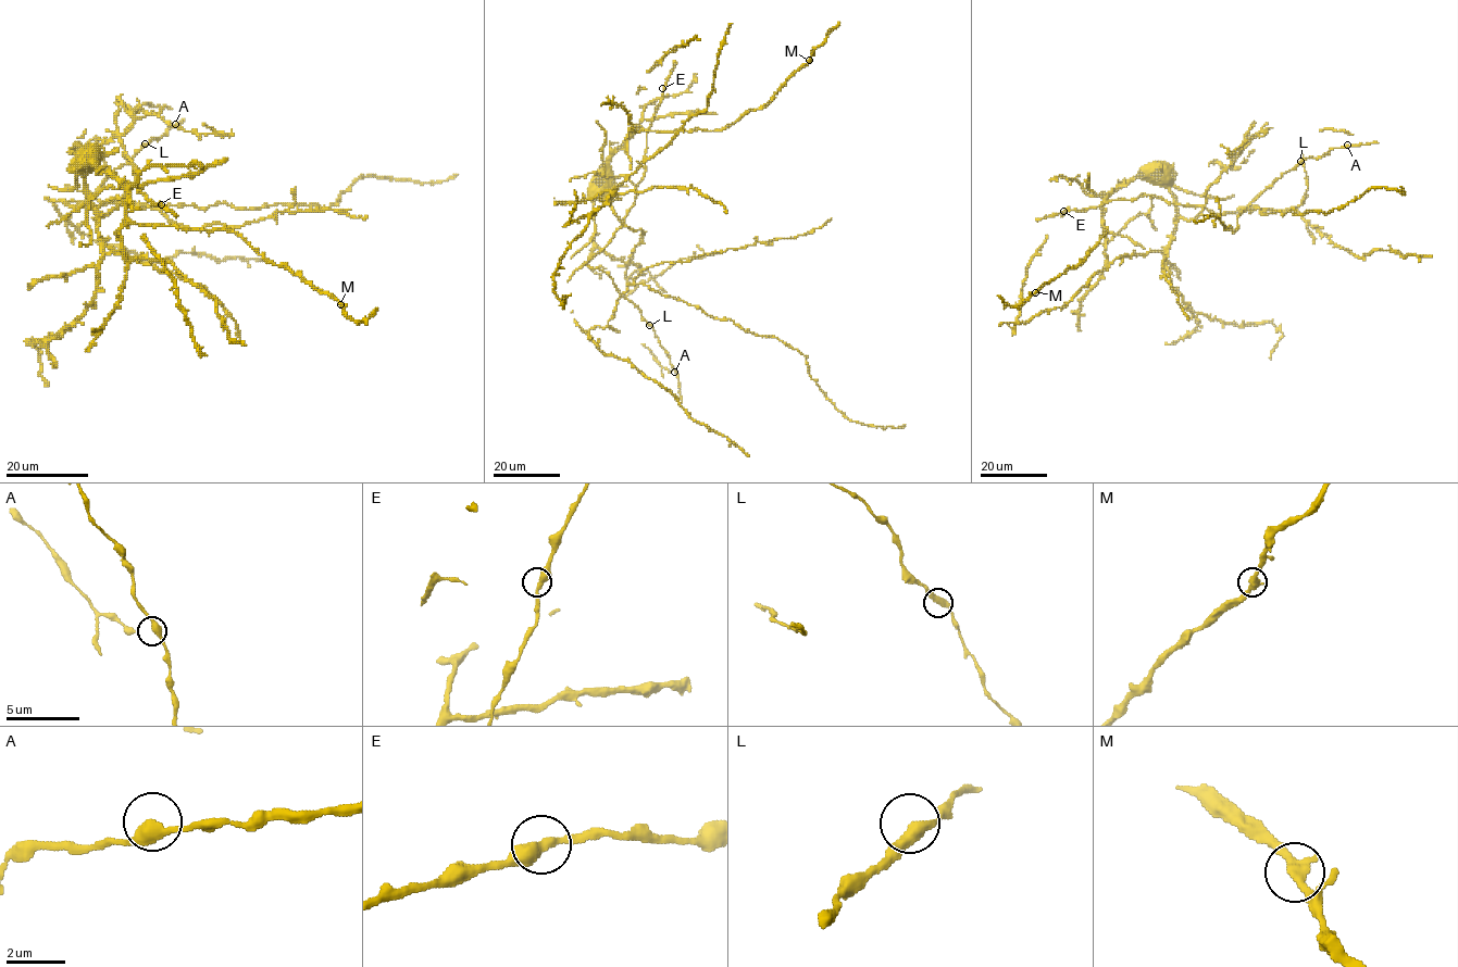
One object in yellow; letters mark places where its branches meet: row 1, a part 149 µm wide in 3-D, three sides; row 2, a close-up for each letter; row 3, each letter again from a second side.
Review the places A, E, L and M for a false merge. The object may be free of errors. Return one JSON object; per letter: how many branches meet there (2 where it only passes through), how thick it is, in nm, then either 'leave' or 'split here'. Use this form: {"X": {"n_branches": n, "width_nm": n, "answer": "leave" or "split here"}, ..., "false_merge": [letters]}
{"A": {"n_branches": 2, "width_nm": 400, "answer": "leave"}, "E": {"n_branches": 2, "width_nm": 360, "answer": "leave"}, "L": {"n_branches": 2, "width_nm": 360, "answer": "leave"}, "M": {"n_branches": 2, "width_nm": 360, "answer": "leave"}, "false_merge": []}

